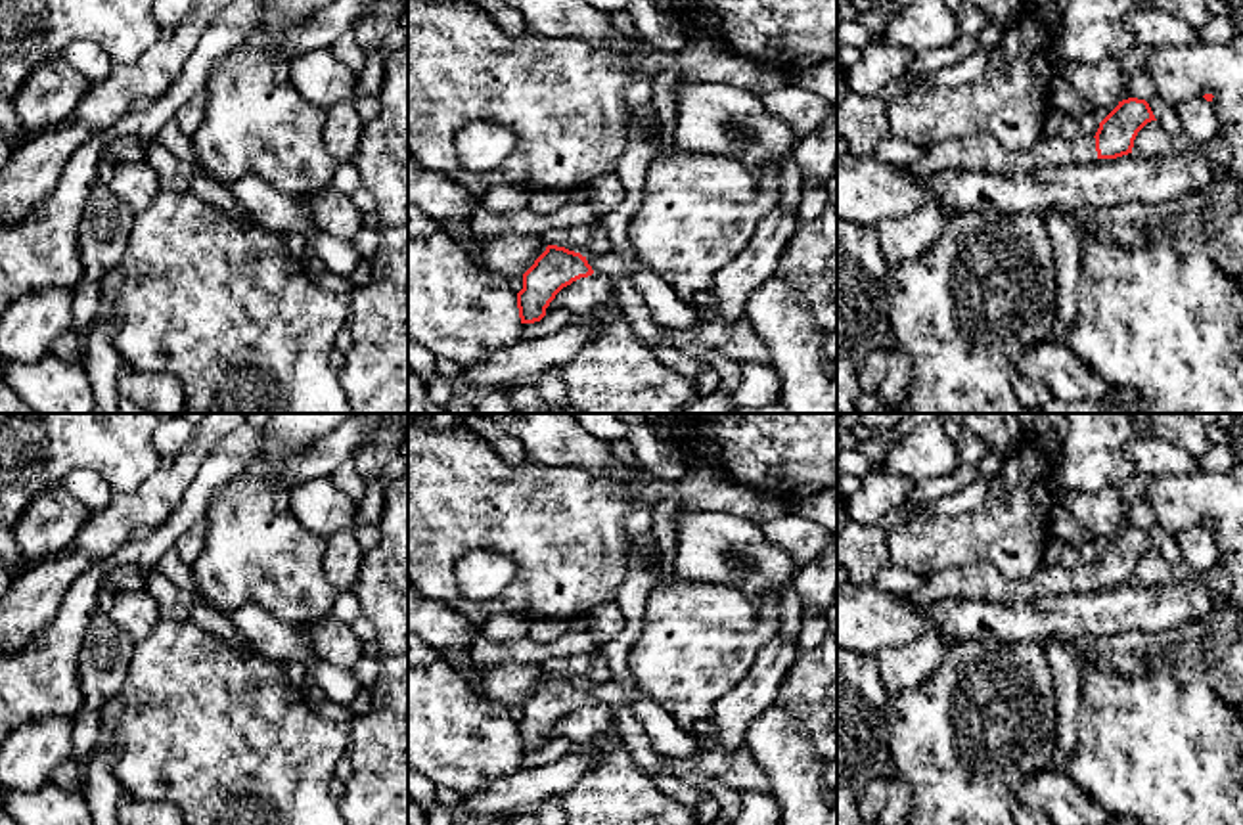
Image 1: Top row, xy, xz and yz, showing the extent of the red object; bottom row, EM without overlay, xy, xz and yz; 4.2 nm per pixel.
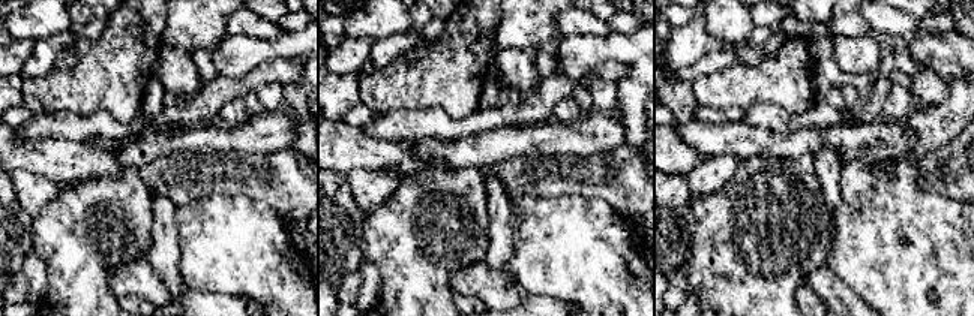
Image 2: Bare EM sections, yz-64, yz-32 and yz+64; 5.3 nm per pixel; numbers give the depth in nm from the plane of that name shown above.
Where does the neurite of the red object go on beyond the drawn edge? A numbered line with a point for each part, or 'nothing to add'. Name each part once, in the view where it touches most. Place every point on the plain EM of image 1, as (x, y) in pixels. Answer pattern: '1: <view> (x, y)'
1: yz (983, 582)

